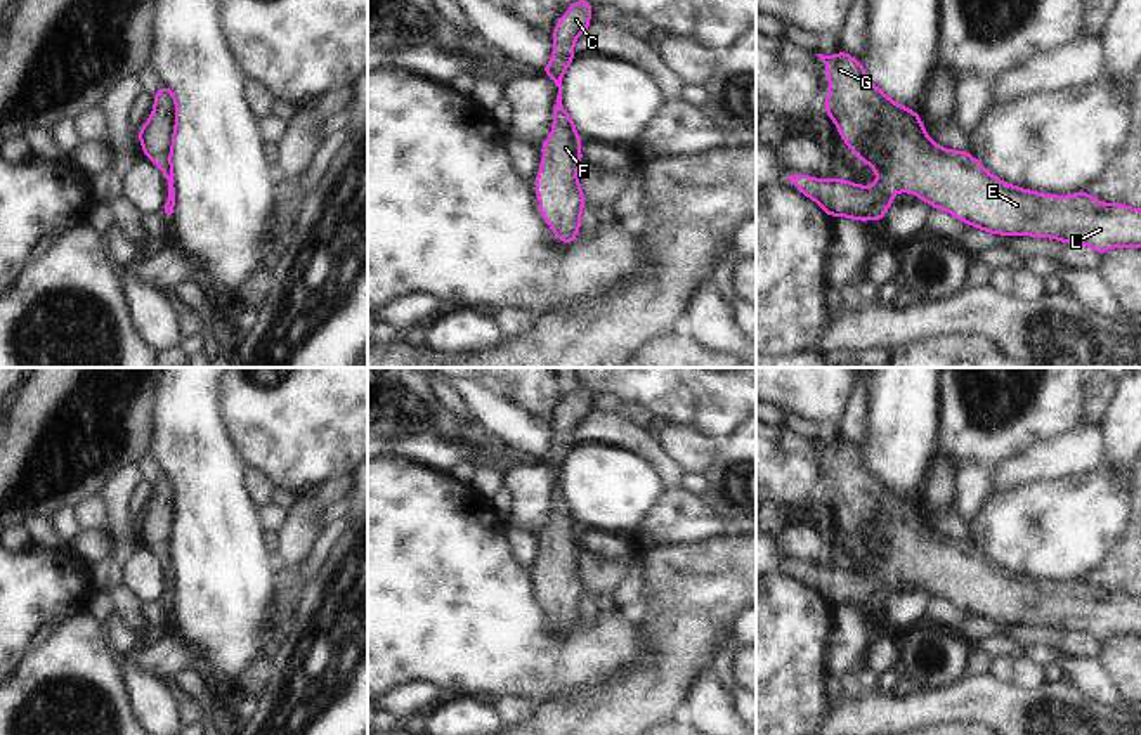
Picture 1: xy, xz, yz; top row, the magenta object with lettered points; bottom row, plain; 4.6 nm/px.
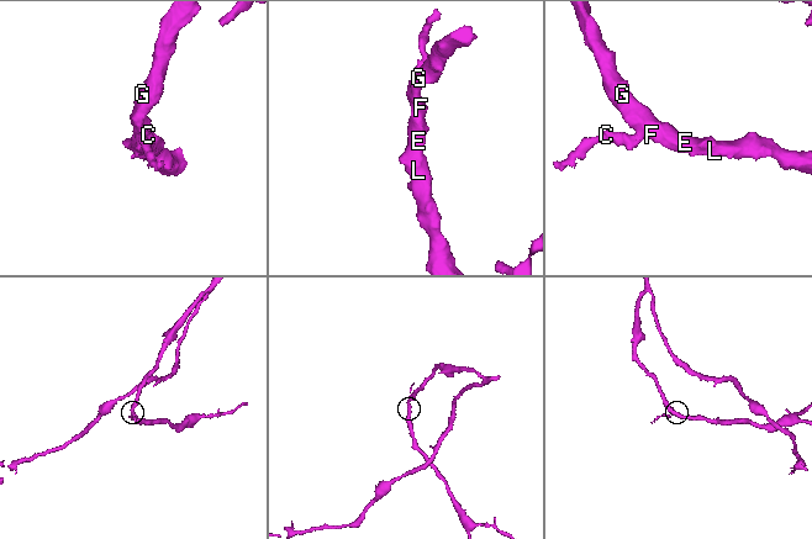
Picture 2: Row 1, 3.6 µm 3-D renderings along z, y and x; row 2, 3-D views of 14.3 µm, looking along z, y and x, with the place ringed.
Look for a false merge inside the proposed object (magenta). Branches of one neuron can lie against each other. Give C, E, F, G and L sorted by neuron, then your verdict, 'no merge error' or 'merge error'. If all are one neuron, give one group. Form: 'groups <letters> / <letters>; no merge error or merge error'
groups C E F G L; no merge error

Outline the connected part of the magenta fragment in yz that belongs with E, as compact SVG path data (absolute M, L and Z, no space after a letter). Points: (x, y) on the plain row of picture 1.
M843 439L834 444L817 444L827 454L825 501L851 541L872 555L877 565L872 574L858 574L846 567L789 563L798 579L813 588L829 605L879 610L896 581L910 581L935 598L945 598L957 608L995 624L1053 626L1066 633L1086 633L1099 643L1110 636L1141 636L1139 596L1101 591L1087 579L1054 584L1011 574L992 563L971 541L950 539L933 530L921 504L870 472L860 449Z

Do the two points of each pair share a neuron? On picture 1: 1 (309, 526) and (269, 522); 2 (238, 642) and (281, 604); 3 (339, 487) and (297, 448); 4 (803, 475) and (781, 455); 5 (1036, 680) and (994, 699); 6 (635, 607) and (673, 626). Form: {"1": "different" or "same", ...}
{"1": "different", "2": "different", "3": "different", "4": "same", "5": "different", "6": "different"}

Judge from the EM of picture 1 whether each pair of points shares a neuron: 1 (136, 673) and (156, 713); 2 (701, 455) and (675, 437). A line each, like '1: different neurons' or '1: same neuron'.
1: same neuron
2: same neuron

